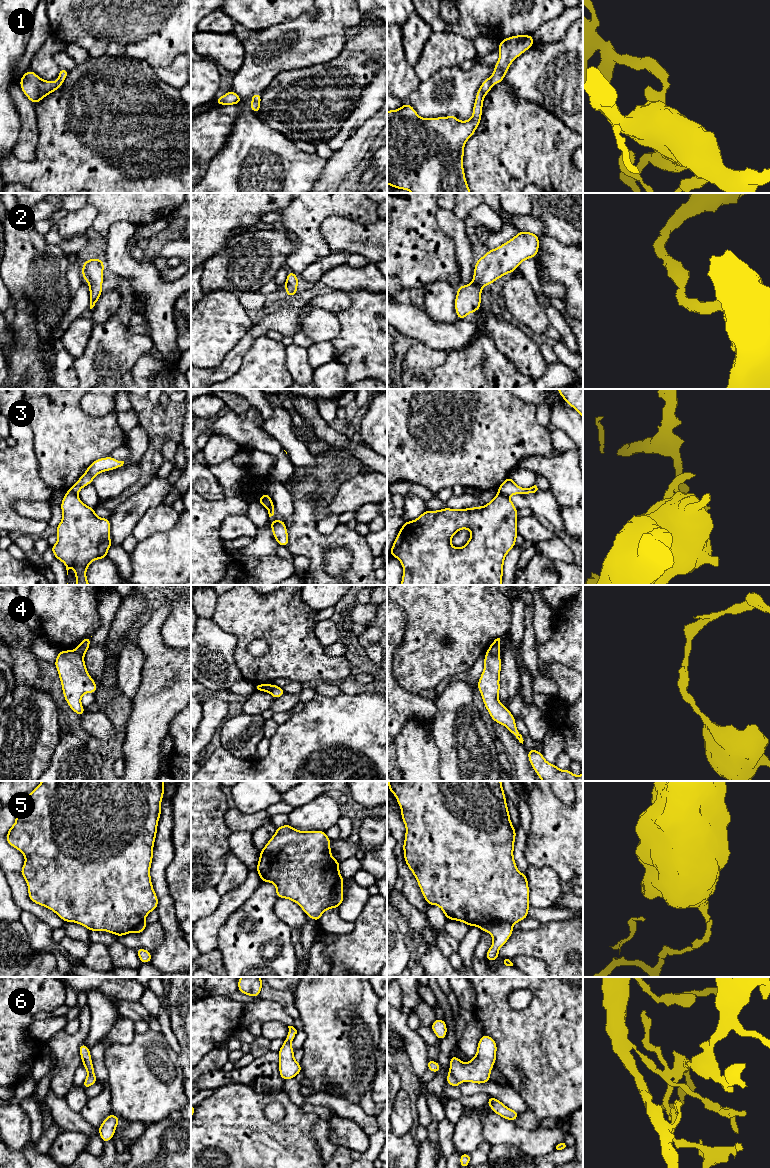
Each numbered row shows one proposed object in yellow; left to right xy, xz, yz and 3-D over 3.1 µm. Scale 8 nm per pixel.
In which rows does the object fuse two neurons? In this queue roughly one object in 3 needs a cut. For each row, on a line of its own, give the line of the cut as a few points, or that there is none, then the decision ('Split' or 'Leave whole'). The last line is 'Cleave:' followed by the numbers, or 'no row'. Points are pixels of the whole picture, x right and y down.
1: No split. Leave whole
2: No split. Leave whole
3: Split along xy (68, 491), (76, 495). Split
4: Split along yz (487, 651), (499, 656). Split
5: Split along yz (512, 923), (491, 921), (480, 927). Split
6: Split along yz (449, 1072), (459, 1081). Split
Cleave: 3, 4, 5, 6

